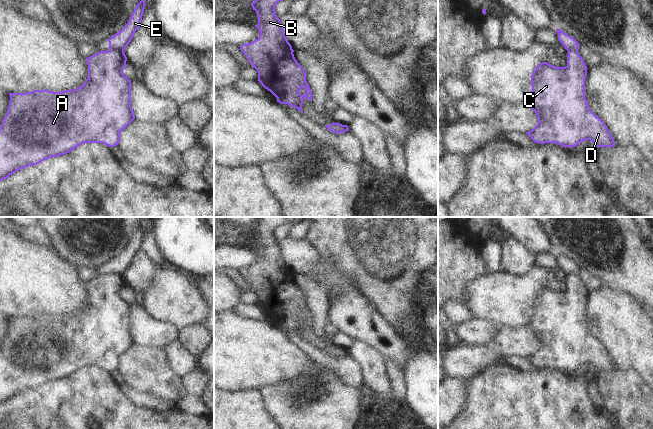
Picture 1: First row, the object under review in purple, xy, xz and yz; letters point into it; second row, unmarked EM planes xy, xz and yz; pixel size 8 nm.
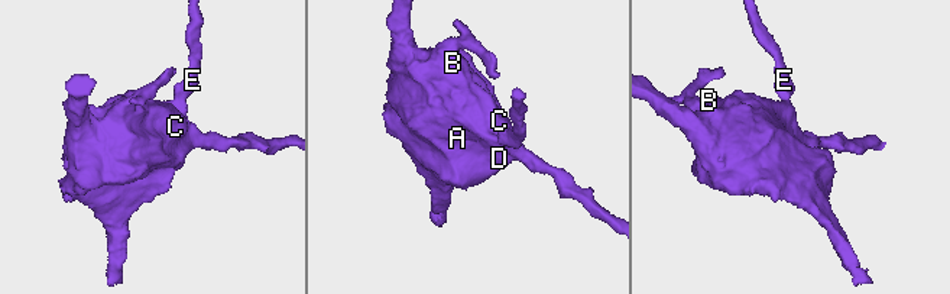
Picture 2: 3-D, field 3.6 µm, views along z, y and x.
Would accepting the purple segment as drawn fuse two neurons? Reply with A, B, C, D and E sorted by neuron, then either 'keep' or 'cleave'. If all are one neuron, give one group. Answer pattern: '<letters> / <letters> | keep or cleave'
A B C D / E | cleave

